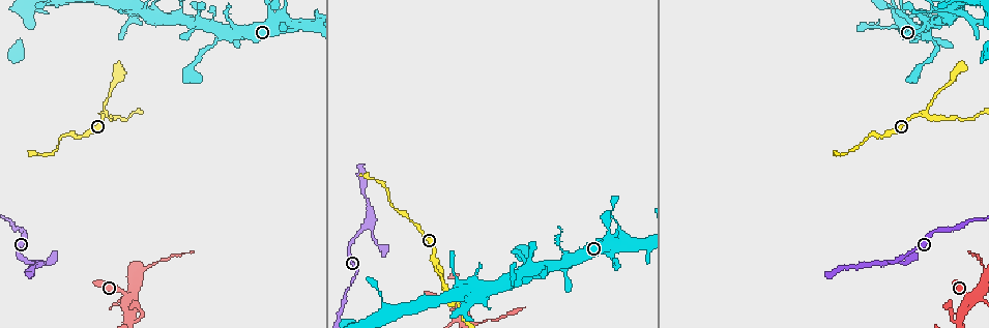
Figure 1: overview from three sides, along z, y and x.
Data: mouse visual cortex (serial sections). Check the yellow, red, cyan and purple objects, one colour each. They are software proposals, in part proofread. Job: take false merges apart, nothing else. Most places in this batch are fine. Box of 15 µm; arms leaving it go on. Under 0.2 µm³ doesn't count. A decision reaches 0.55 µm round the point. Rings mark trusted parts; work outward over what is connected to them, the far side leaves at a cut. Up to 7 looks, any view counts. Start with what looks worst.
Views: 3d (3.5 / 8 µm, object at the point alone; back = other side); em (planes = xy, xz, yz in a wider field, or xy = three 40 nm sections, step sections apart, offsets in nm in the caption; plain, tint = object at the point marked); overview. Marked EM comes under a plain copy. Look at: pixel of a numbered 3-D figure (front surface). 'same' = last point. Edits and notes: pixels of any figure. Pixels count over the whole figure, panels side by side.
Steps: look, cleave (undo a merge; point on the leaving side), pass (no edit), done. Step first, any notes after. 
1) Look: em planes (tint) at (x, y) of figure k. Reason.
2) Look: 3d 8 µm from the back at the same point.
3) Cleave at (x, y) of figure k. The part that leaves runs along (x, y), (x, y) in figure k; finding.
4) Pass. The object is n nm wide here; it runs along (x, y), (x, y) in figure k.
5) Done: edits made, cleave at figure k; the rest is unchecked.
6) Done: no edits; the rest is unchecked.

Look: 3d 8 µm at (127, 297) of figure 1. Three arms meet.

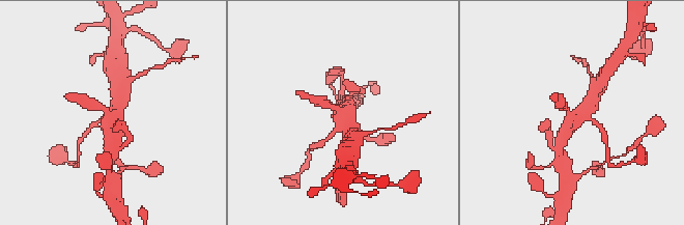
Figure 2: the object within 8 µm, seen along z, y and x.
Look: em xy step 3 (tint) at (571, 118) of figure 2. Need the tissue.

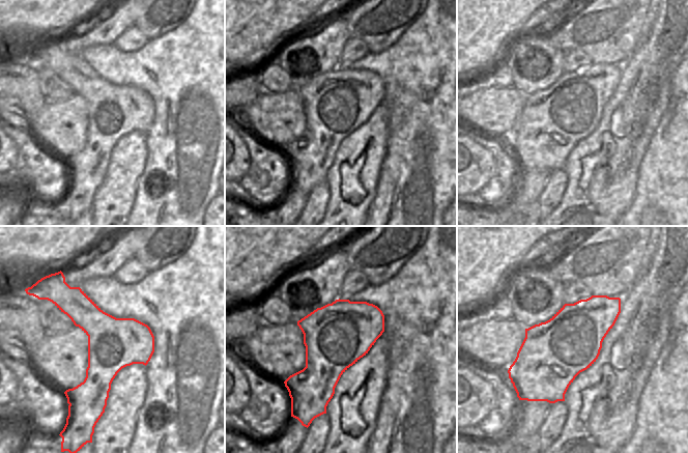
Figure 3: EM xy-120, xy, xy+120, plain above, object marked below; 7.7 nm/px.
Pass. It runs along (320, 102), (344, 113), (353, 132) in figure 2; continuous, no second cell.

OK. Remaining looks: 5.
Look: 3d 3.5 µm at (884, 264) of figure 1. Abrupt turn.

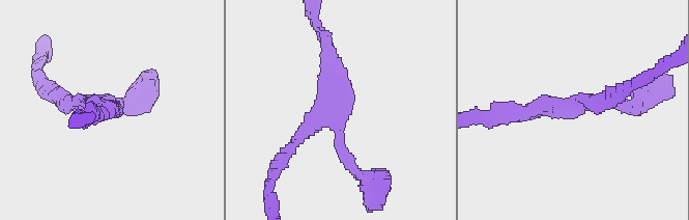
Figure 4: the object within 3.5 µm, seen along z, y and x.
Look: em xy step 1 (tint) at (341, 108) of figure 4.

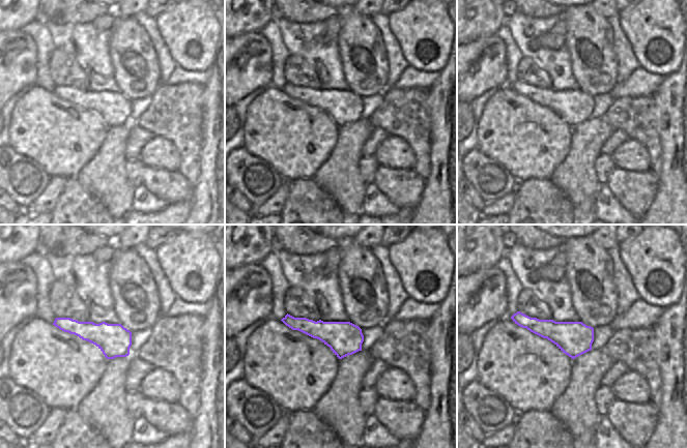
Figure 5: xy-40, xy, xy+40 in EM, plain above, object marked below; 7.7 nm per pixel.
Pass. The object is 260 nm wide here; it runs along (291, 145), (342, 106), (326, 42) in figure 4; all the same cell.

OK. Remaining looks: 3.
Look: 3d 3.5 µm at (921, 114) of figure 1. A fork.

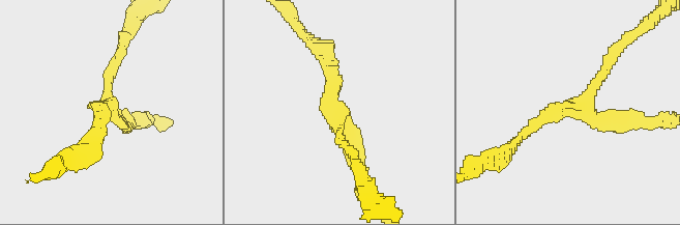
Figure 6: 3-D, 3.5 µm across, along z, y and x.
Look: em planes (tint) at (578, 105) of figure 6.

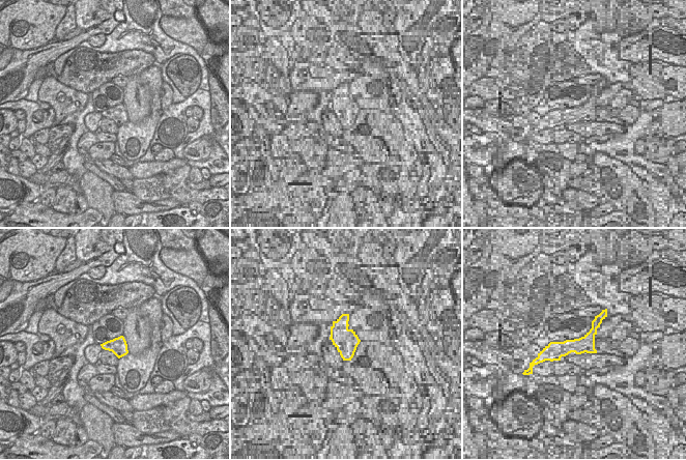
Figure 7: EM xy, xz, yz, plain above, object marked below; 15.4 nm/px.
Look: em xy step 5 (tint) at the same point.

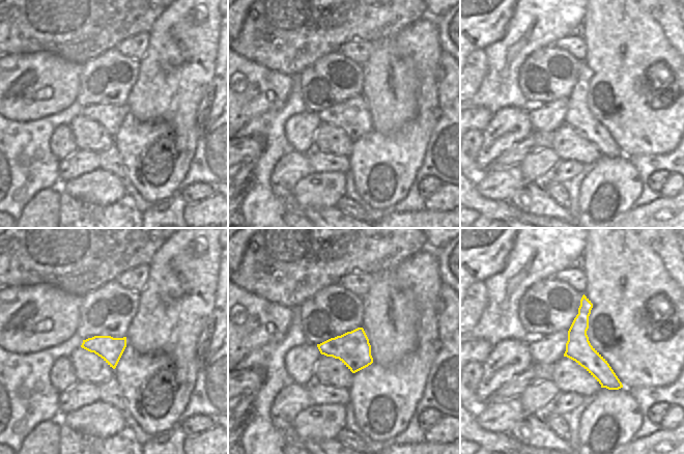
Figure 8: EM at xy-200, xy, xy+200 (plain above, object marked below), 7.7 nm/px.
Pass. It runs along (522, 136), (583, 104), (615, 53) in figure 6; continuous, no second cell.

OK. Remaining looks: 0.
Done: no edits; the rest is unchecked.

